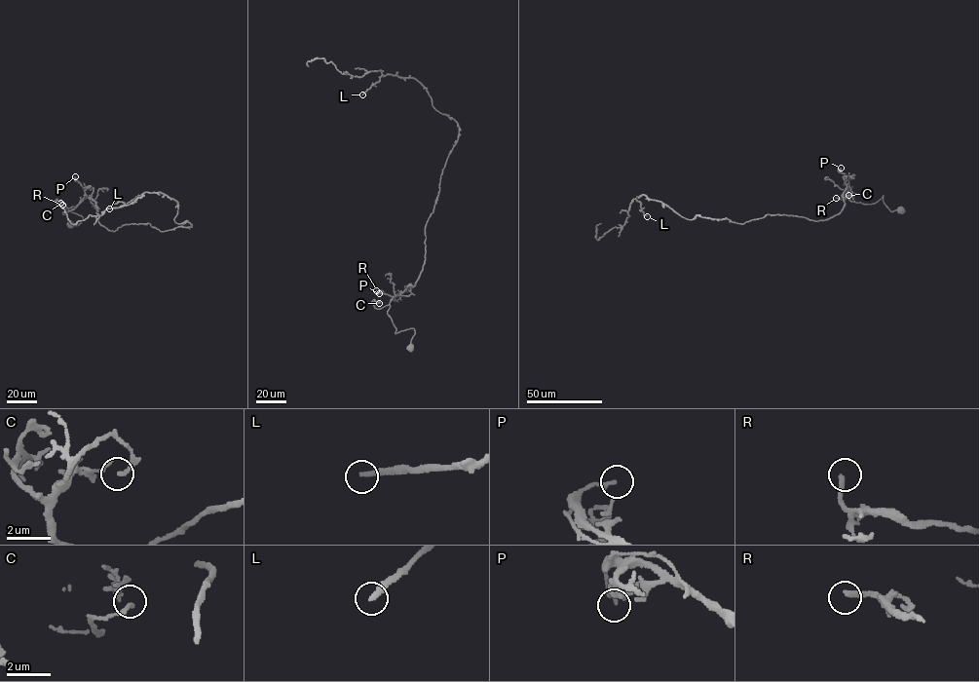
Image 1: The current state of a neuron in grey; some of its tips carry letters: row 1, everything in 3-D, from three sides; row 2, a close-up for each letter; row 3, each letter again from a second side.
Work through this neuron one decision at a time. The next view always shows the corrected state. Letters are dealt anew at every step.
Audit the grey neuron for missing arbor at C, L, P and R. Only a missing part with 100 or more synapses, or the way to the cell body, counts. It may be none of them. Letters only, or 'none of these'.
L

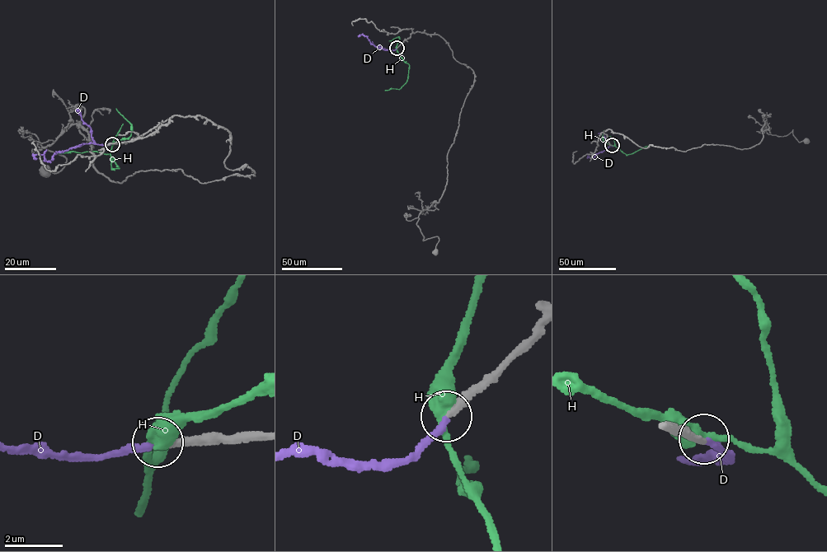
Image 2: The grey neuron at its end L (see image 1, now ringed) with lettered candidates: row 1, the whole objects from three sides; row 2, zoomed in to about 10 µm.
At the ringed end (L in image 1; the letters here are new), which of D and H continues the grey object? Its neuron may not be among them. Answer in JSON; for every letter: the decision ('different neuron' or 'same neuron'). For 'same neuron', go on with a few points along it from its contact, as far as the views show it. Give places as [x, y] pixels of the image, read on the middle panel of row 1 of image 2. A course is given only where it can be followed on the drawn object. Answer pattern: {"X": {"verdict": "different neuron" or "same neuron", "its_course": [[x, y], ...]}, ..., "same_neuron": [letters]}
{"D": {"verdict": "same neuron", "its_course": [[397, 49], [378, 48], [360, 35]]}, "H": {"verdict": "different neuron"}, "same_neuron": ["D"]}

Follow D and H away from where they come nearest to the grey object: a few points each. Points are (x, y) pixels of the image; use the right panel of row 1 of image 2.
D: (612, 145), (592, 157), (587, 156), (587, 158)
H: (612, 145), (627, 155), (649, 146), (645, 149)

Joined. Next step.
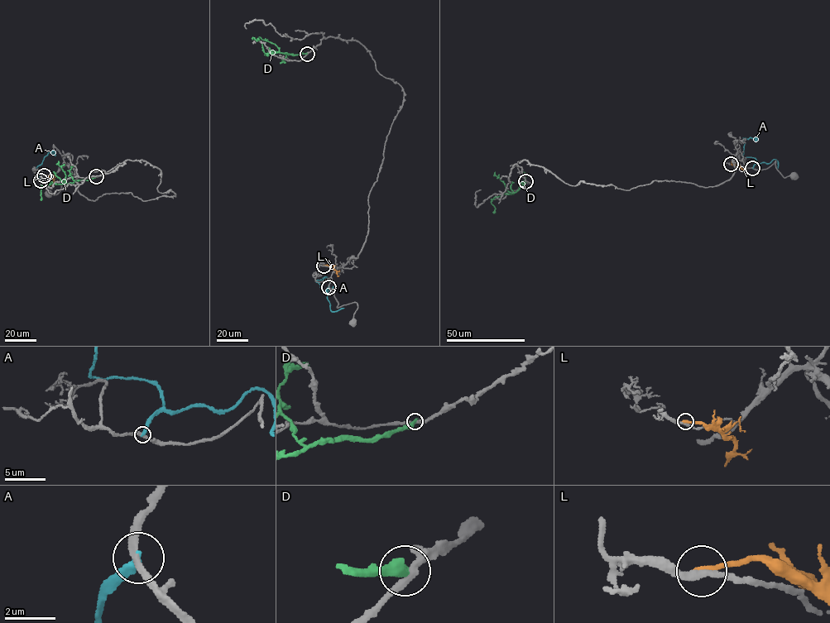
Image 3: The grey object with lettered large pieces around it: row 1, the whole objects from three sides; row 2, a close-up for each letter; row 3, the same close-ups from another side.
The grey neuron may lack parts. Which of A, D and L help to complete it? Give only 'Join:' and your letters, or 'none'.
Join: none

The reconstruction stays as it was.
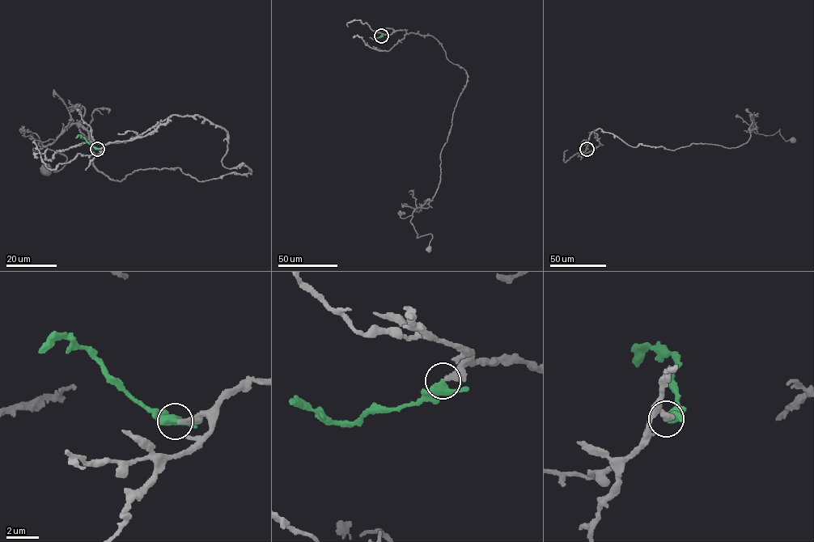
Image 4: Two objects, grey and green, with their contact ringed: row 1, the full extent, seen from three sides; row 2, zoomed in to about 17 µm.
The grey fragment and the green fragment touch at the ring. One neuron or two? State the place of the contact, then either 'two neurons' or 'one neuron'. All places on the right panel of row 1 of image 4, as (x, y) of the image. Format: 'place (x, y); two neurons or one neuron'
place (587, 149); two neurons

